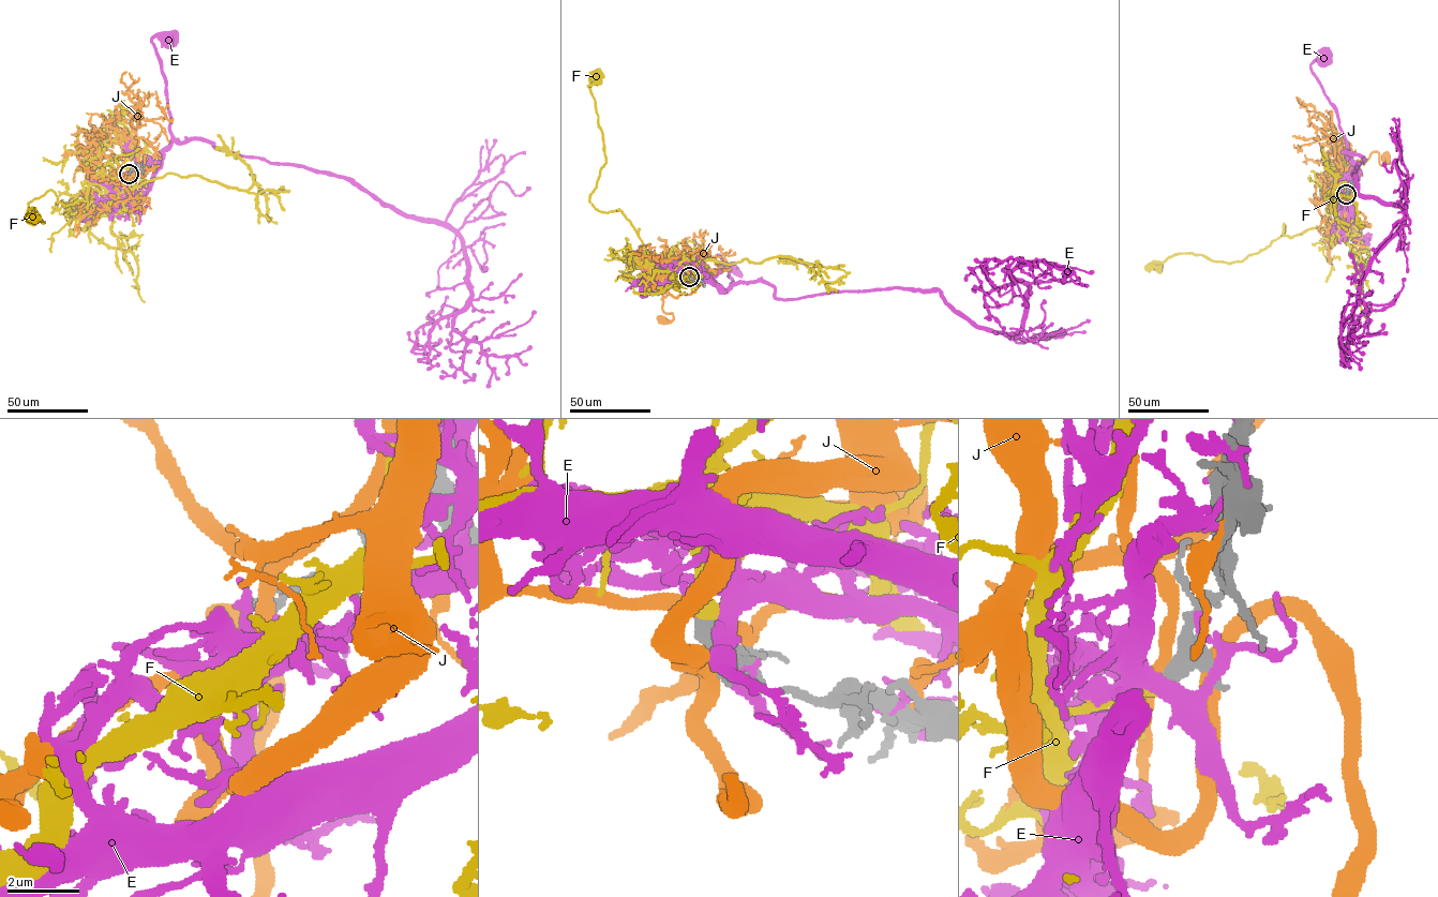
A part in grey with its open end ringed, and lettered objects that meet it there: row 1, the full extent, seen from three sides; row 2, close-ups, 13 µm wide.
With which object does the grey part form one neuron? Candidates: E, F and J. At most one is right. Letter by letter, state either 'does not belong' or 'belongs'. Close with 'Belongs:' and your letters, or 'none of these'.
E: does not belong
F: belongs
J: does not belong
Belongs: F

